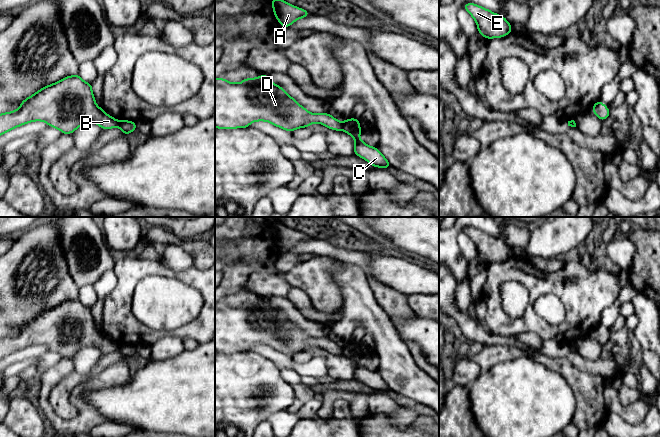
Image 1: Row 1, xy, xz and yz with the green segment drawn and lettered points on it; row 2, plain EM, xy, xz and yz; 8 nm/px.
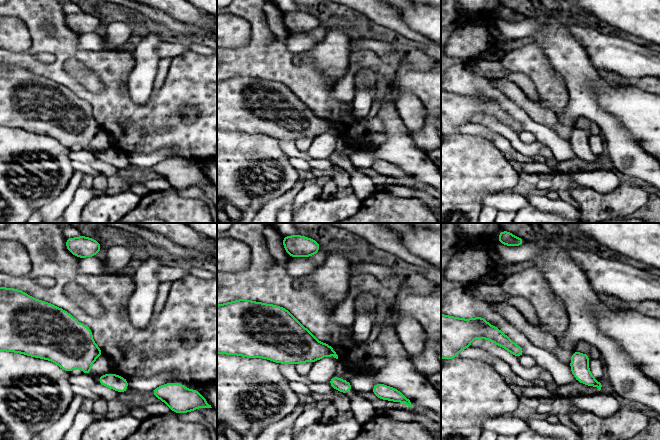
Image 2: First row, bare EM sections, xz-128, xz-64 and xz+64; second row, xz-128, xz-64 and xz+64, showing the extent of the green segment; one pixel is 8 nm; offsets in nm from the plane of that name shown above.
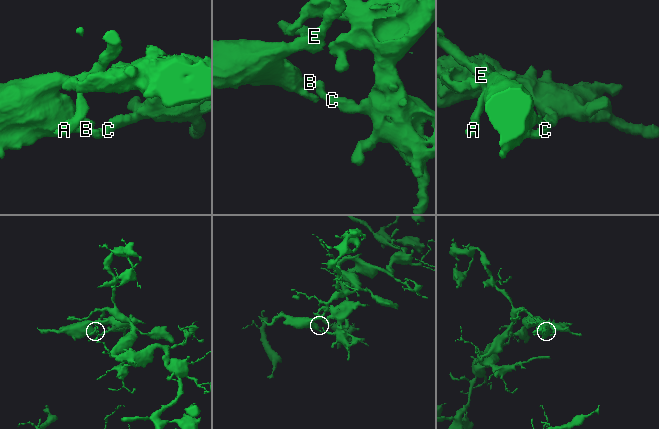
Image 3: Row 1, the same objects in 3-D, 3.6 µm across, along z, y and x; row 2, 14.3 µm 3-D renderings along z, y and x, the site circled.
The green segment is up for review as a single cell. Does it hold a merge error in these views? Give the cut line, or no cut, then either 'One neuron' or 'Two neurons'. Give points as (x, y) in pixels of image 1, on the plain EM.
Split along xz (342, 346), (340, 353). Two neurons

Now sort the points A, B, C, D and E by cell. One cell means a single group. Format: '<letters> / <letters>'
A B D E / C

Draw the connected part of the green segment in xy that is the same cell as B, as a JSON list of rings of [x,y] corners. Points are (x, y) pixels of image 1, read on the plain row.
[[[77,298],[41,312],[21,325],[19,333],[0,338],[0,360],[8,355],[33,345],[44,345],[49,351],[59,353],[62,358],[72,358],[78,351],[95,347],[103,354],[118,350],[118,345],[98,331],[92,316],[92,308],[83,305]]]

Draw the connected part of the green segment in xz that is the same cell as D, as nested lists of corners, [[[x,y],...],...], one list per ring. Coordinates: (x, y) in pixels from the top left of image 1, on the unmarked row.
[[[269,299],[245,302],[241,307],[232,307],[221,301],[216,302],[215,352],[247,352],[256,345],[266,345],[290,356],[302,351],[309,352],[311,347],[319,347],[335,355],[342,353],[342,346],[329,337],[313,338],[299,329],[282,311],[274,308]]]

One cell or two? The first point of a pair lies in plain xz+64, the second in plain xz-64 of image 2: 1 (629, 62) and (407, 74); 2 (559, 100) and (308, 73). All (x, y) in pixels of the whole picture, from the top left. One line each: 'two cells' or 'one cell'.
1: two cells
2: two cells

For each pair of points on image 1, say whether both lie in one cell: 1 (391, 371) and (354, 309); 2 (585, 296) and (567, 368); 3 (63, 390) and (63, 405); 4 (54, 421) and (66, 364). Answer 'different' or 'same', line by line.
1: same
2: different
3: same
4: same

